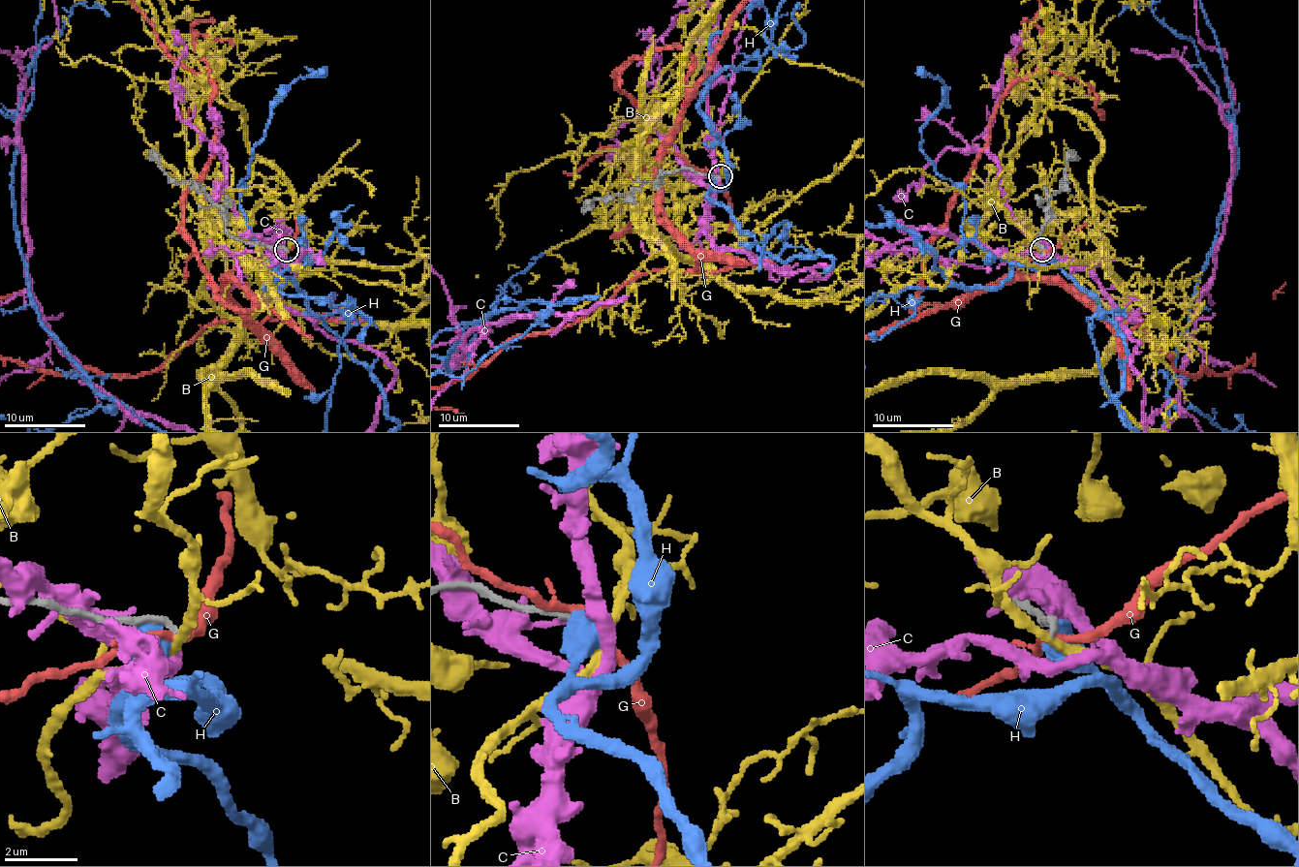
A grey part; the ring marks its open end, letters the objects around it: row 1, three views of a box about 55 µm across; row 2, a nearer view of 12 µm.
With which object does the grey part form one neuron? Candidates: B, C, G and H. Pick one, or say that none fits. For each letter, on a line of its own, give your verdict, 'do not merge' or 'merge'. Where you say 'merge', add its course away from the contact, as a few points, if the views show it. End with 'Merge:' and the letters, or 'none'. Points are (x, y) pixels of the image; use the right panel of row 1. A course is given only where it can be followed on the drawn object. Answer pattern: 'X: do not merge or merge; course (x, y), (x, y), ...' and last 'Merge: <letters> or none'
B: do not merge
C: do not merge
G: do not merge
H: do not merge
Merge: none

